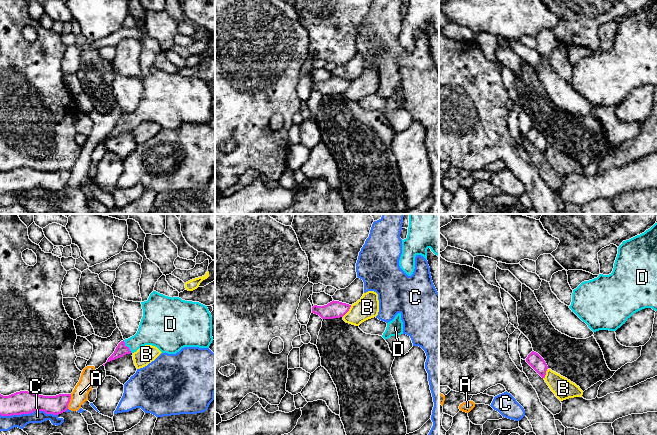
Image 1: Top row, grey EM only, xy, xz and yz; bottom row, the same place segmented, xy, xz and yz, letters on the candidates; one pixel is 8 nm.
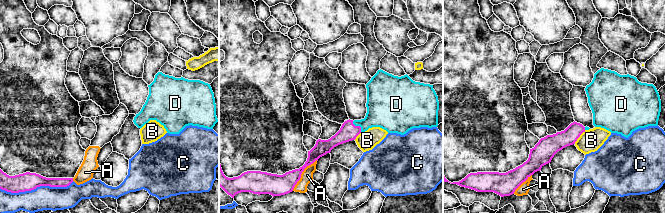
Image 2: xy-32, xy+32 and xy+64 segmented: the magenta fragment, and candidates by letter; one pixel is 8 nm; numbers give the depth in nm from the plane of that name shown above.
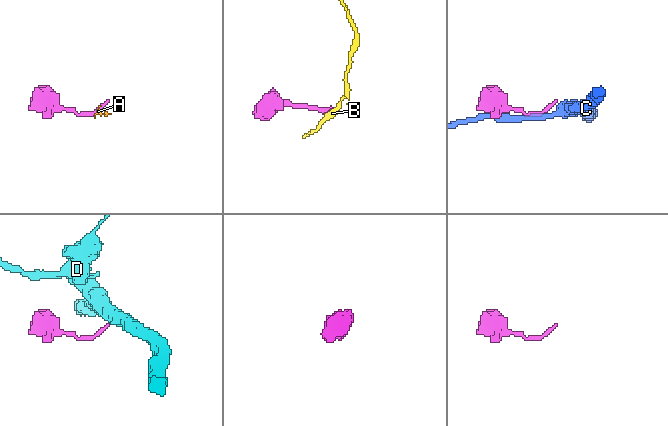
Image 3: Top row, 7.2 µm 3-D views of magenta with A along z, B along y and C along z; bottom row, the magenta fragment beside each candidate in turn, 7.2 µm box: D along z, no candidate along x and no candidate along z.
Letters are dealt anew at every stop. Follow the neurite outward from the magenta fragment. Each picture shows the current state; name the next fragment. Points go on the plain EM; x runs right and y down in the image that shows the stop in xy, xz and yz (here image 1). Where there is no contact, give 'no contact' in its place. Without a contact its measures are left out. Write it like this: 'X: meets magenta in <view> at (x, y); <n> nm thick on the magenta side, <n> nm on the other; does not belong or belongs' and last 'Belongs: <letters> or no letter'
A: meets magenta in xy at (69, 177); 150 nm thick on the magenta side, 130 nm on the other; does not belong
B: meets magenta in xz at (347, 87); 140 nm thick on the magenta side, 180 nm on the other; does not belong
C: meets magenta in xy at (29, 189); 190 nm thick on the magenta side, 110 nm on the other; does not belong
D: meets magenta in xy at (126, 122); 90 nm thick on the magenta side, 220 nm on the other; belongs
Belongs: D

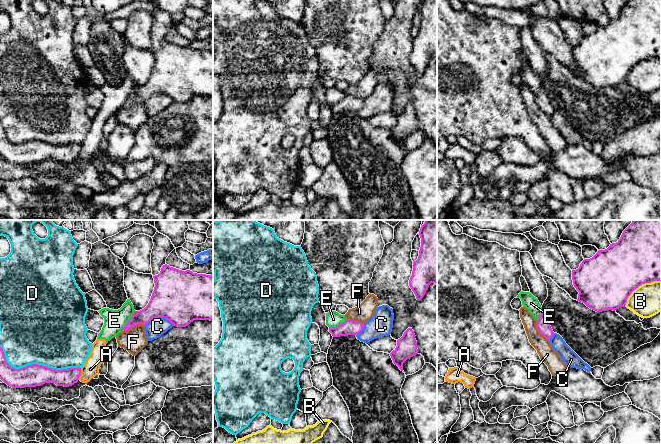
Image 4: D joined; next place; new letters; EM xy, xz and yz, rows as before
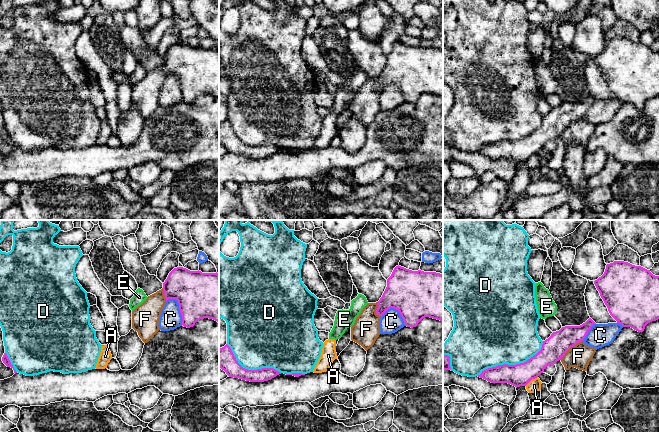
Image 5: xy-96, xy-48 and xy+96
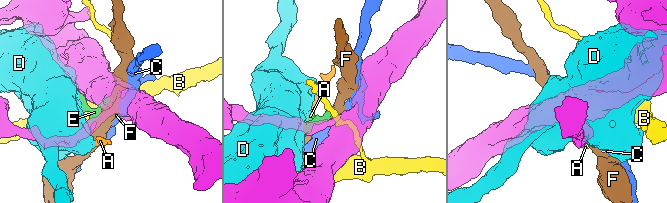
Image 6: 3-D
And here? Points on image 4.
A: meets magenta in xy at (80, 150); 140 nm thick on the magenta side, 140 nm on the other; does not belong
B: meets magenta in yz at (639, 61); 460 nm thick on the magenta side, 260 nm on the other; does not belong
C: meets magenta in xy at (158, 92); 420 nm thick on the magenta side, 150 nm on the other; does not belong
D: meets magenta in xy at (36, 140); 180 nm thick on the magenta side, 500 nm on the other; does not belong
E: meets magenta in xy at (127, 99); 130 nm thick on the magenta side, 180 nm on the other; does not belong
F: meets magenta in xy at (132, 102); 150 nm thick on the magenta side, 190 nm on the other; does not belong
Belongs: no letter

